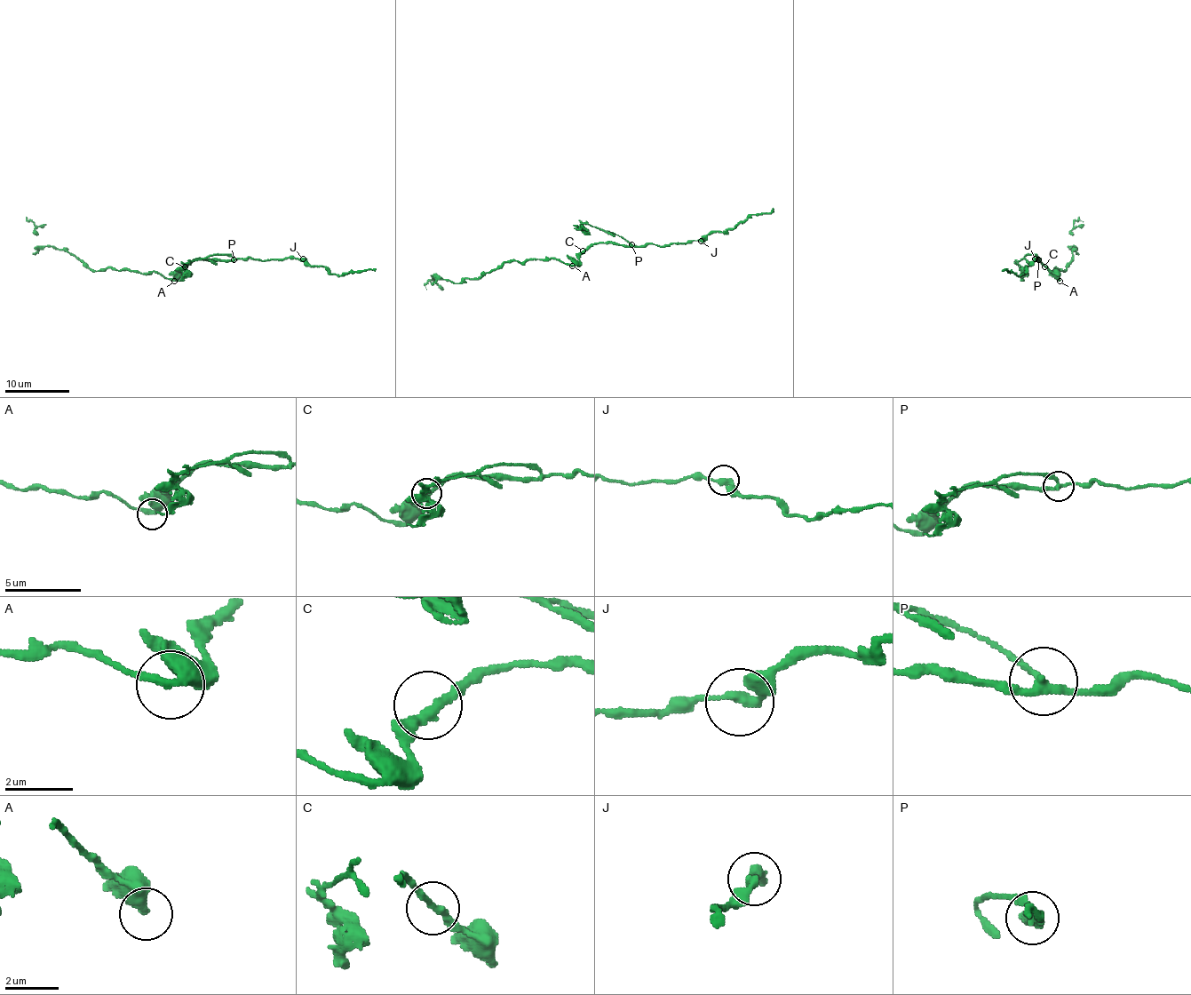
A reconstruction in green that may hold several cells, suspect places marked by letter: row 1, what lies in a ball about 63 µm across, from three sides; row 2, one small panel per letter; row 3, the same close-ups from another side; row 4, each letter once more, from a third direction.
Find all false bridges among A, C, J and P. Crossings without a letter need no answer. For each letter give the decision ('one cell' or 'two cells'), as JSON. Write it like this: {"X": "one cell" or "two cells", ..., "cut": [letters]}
{"A": "one cell", "C": "one cell", "J": "one cell", "P": "two cells", "cut": ["P"]}

